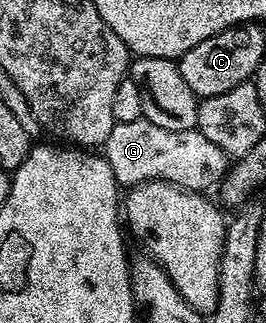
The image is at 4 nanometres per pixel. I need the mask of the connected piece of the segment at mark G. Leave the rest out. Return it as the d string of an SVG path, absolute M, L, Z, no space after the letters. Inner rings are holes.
M140 119L133 123L115 124L113 131L109 131L109 139L107 144L102 146L101 153L107 158L109 167L113 167L115 182L121 187L139 185L142 181L168 181L182 189L203 193L214 190L222 182L229 168L227 154L221 151L221 147L217 147L217 143L205 139L205 135L201 135L198 129L166 130L146 119Z

